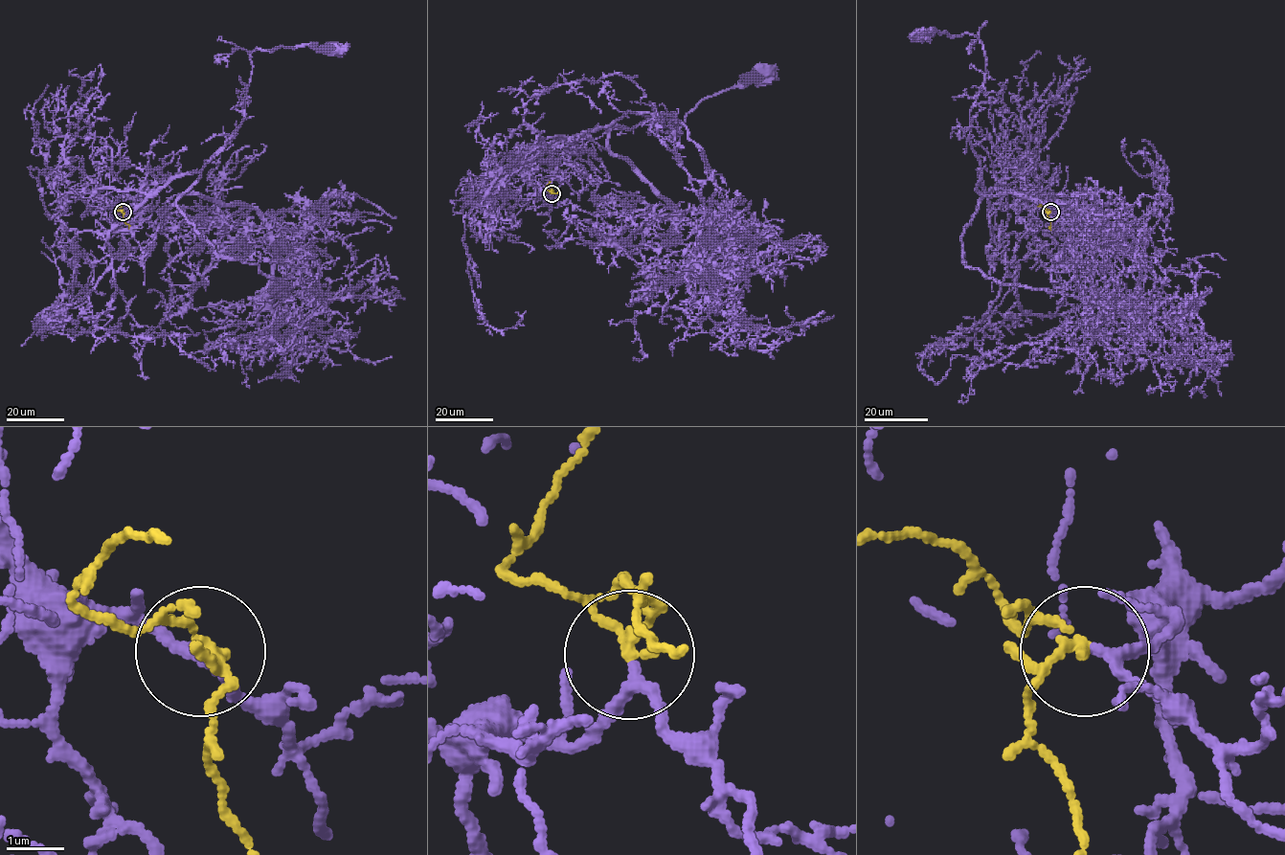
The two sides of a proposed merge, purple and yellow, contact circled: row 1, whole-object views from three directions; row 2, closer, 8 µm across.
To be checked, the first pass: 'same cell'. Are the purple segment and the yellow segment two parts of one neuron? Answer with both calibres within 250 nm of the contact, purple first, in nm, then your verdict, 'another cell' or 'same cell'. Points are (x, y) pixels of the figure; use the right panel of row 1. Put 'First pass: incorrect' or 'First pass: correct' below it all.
170/120 nm | same cell
First pass: correct

